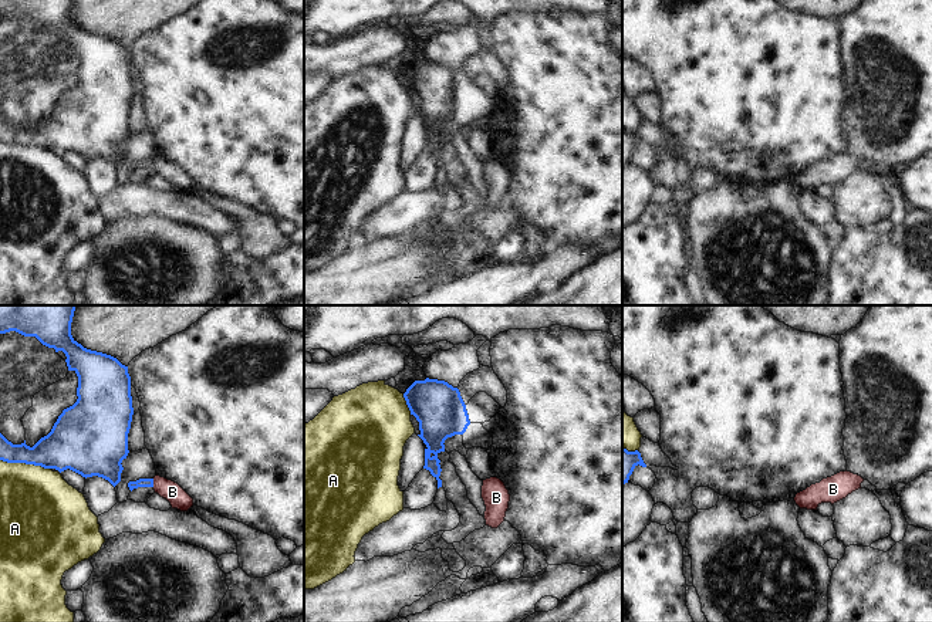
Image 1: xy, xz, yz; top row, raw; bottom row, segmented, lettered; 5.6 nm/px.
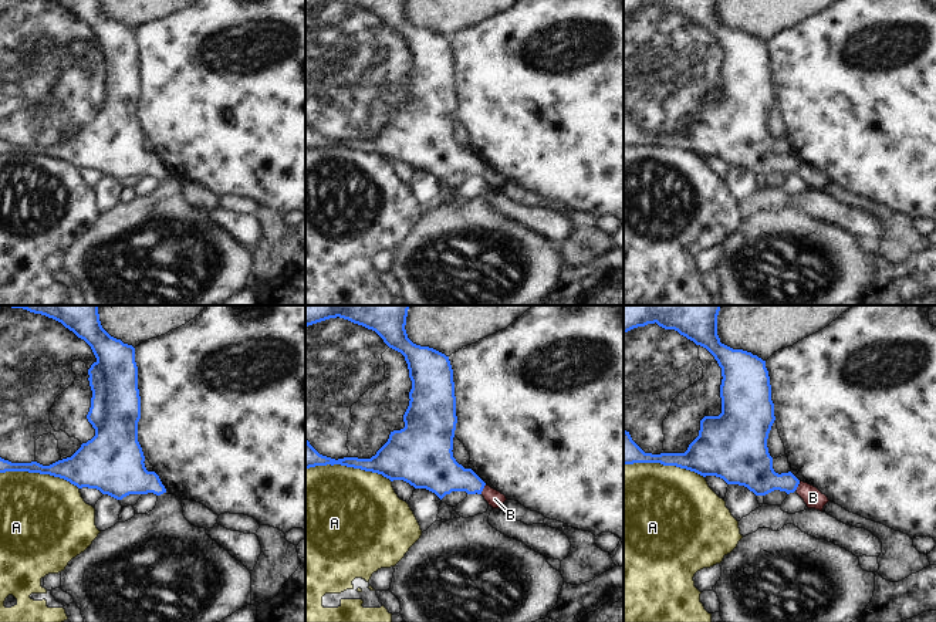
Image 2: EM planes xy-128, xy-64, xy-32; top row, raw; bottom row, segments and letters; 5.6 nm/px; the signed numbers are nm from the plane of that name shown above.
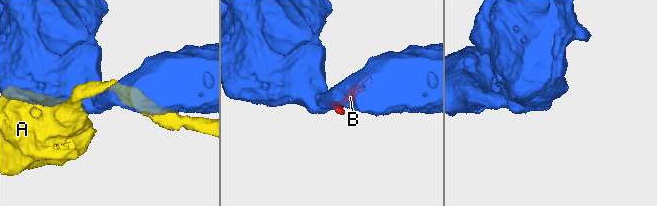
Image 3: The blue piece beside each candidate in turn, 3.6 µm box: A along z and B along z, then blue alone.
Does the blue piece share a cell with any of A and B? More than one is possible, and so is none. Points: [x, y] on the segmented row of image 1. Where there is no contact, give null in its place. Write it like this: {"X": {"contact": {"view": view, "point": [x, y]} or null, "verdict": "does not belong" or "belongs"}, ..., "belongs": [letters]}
{"A": {"contact": {"view": "xy", "point": [26, 463]}, "verdict": "does not belong"}, "B": {"contact": {"view": "xy", "point": [152, 483]}, "verdict": "does not belong"}, "belongs": []}

